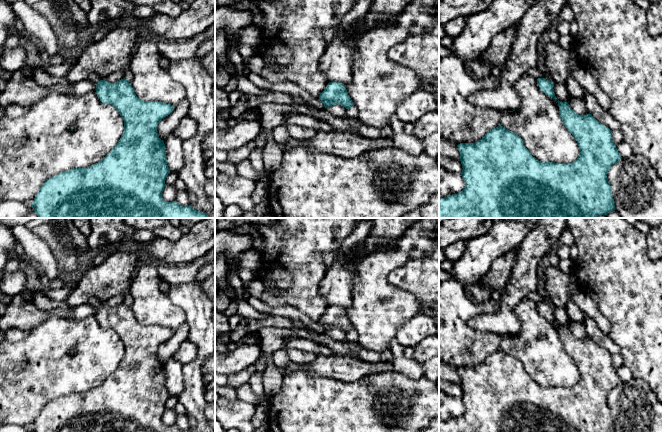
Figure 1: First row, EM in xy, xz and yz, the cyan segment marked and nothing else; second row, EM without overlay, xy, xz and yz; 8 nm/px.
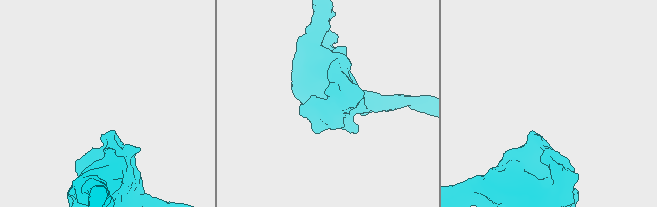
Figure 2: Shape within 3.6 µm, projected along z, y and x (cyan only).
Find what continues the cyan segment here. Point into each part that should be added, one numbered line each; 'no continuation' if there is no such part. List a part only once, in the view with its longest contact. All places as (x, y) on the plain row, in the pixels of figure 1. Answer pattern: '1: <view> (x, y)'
no continuation

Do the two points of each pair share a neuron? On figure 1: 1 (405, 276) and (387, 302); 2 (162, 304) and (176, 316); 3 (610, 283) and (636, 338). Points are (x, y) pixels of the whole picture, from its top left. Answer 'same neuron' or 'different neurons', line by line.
1: different neurons
2: same neuron
3: same neuron

